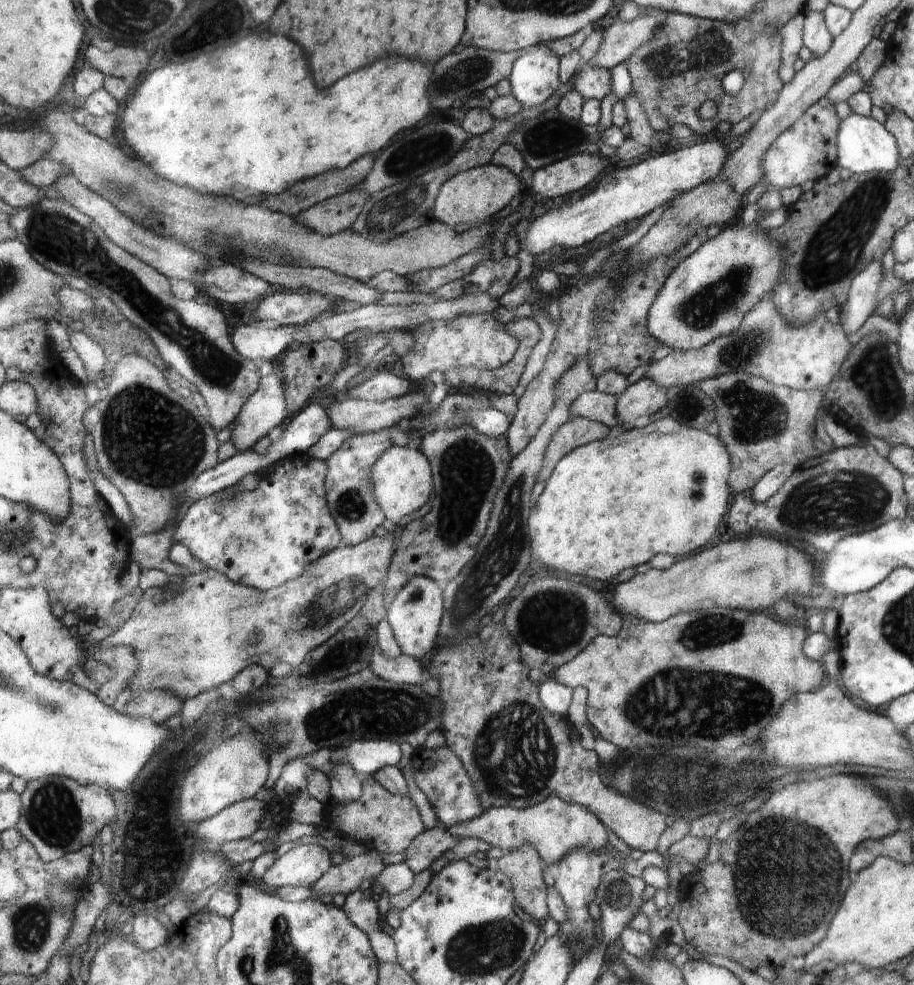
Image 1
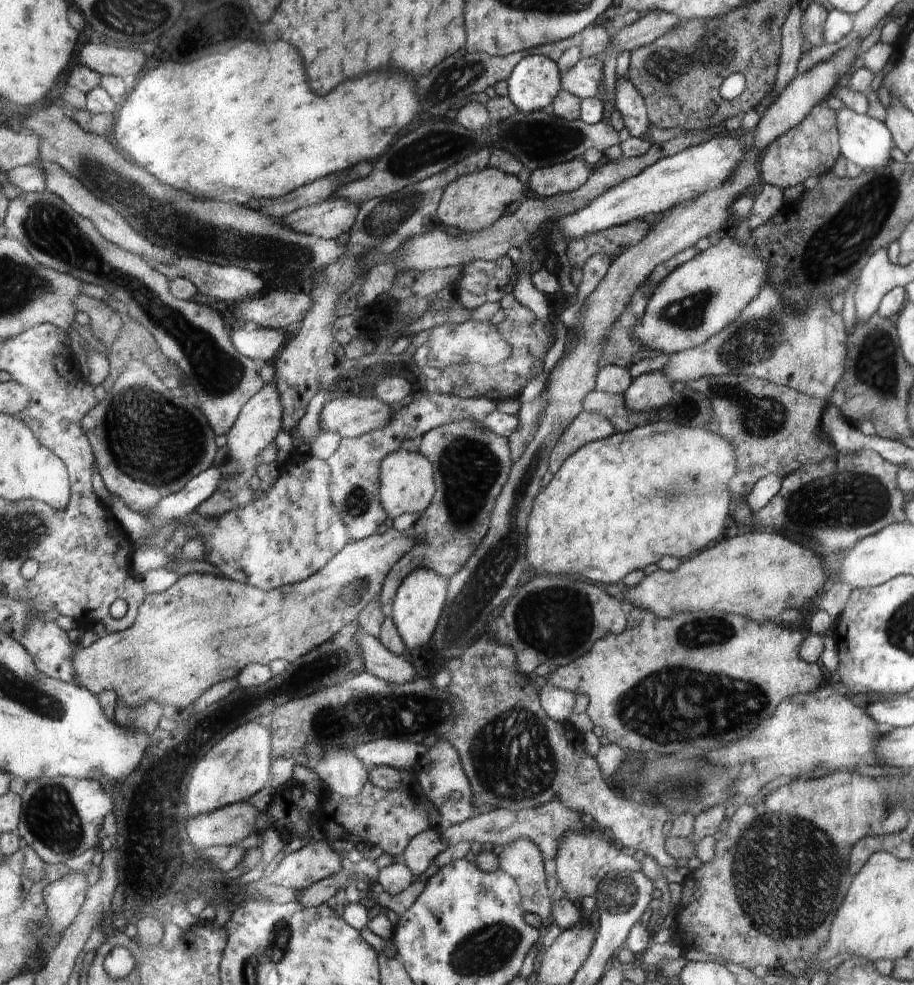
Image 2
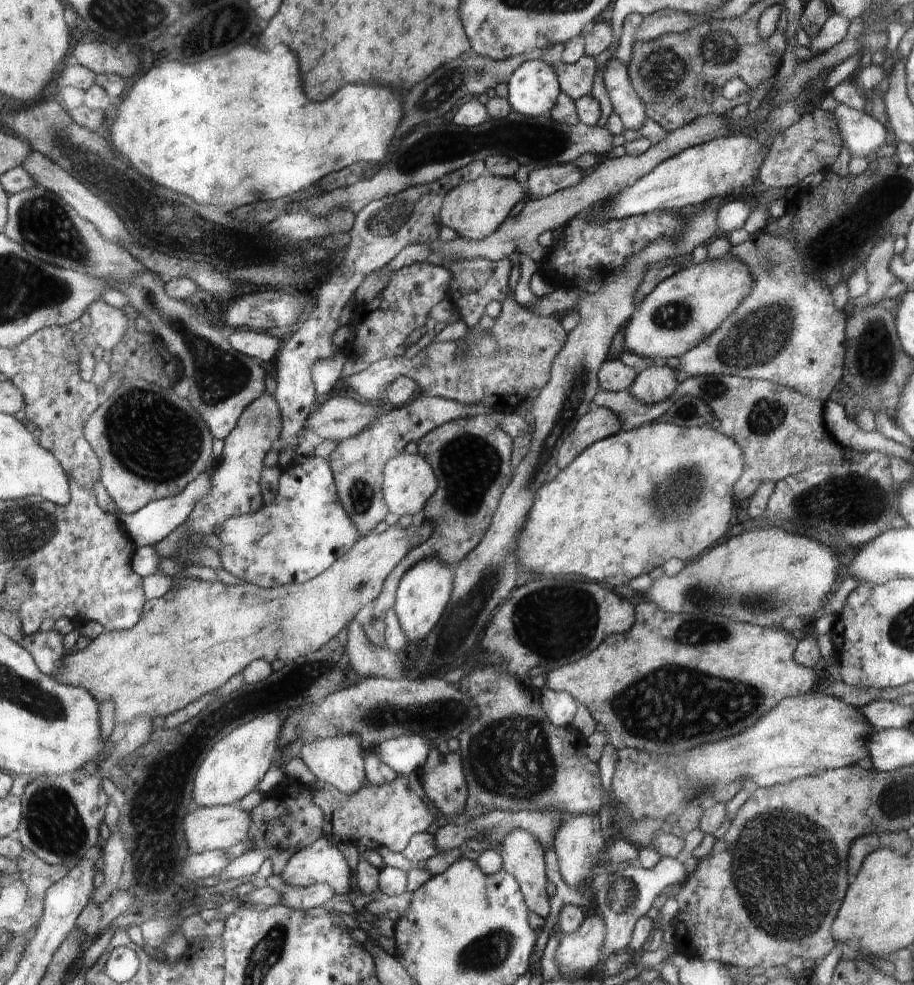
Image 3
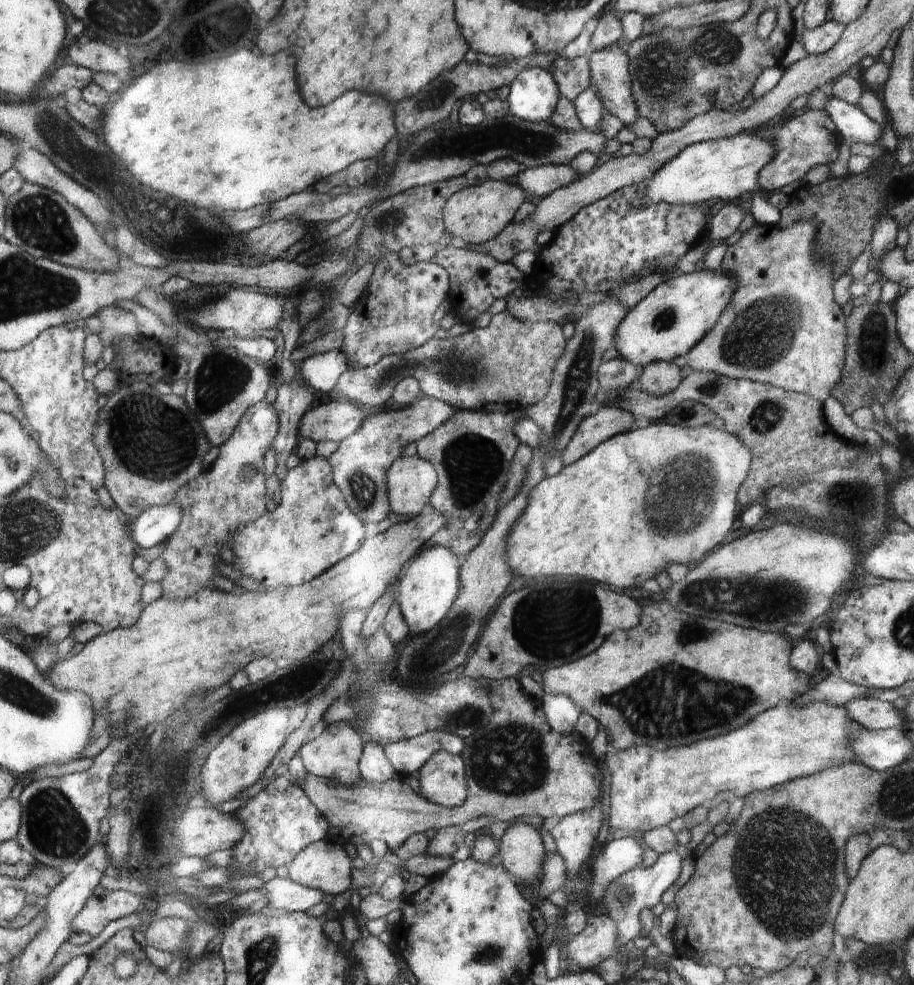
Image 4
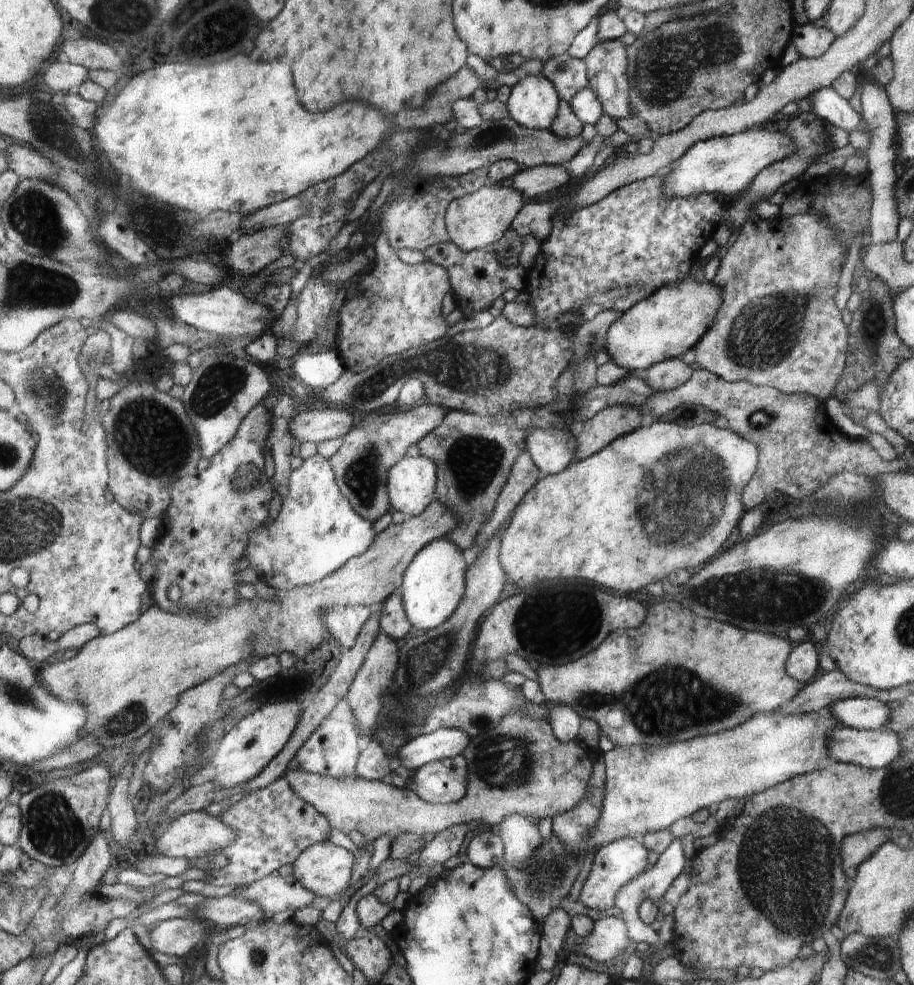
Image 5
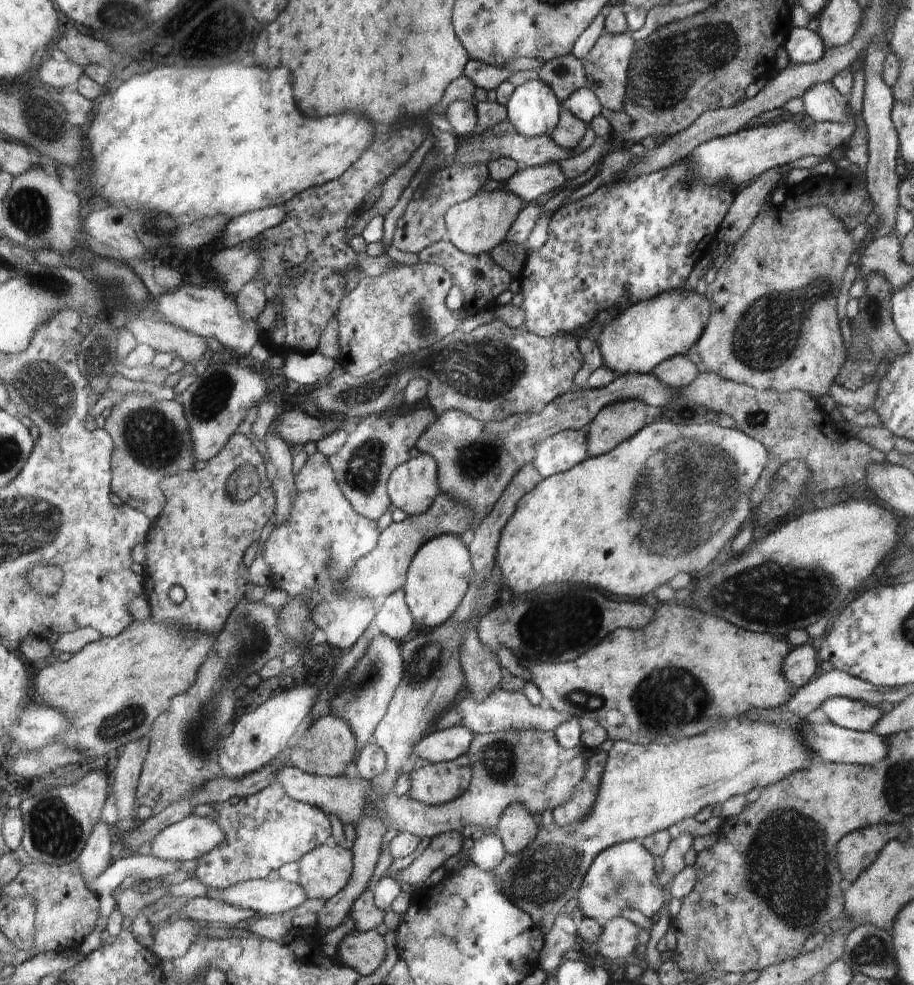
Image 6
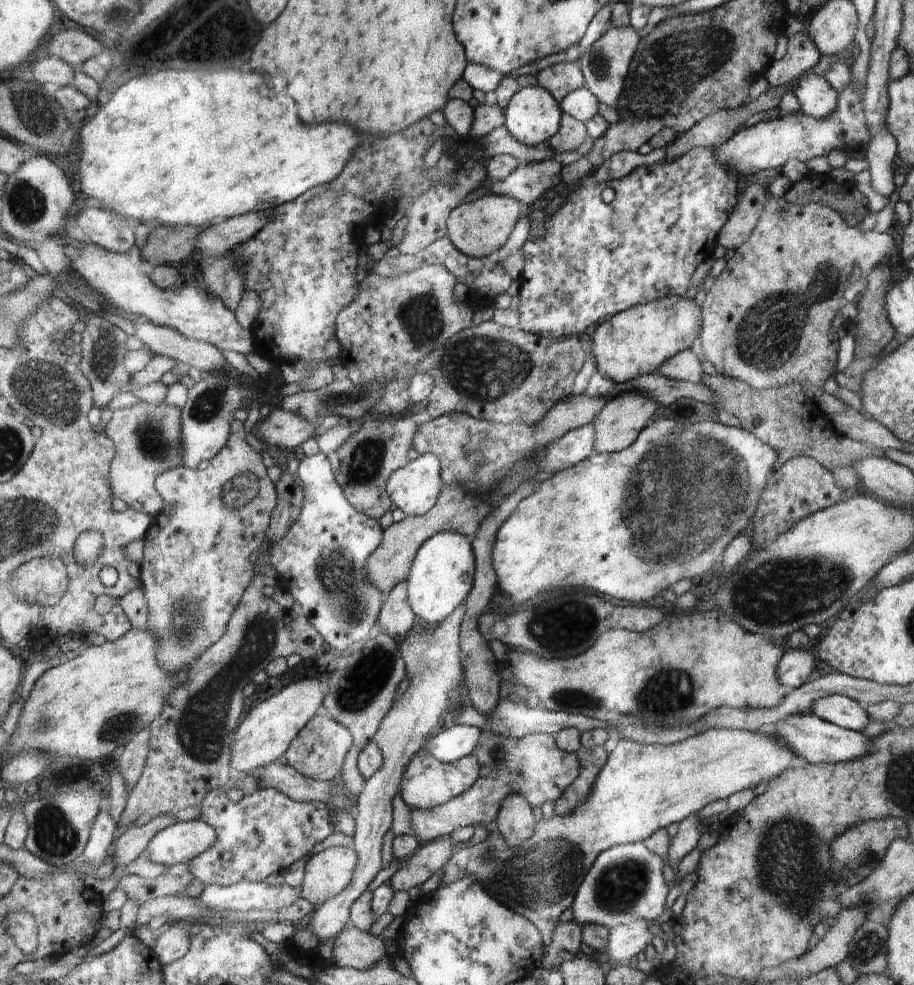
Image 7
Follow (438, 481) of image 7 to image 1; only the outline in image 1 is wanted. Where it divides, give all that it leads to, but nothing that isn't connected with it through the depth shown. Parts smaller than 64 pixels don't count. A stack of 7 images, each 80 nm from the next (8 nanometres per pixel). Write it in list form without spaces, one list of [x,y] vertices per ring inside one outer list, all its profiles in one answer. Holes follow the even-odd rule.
[[[392,446],[373,467],[373,482],[375,484],[375,497],[381,509],[386,513],[386,518],[394,524],[399,524],[400,519],[406,514],[422,508],[432,492],[432,464],[423,452],[410,447]]]

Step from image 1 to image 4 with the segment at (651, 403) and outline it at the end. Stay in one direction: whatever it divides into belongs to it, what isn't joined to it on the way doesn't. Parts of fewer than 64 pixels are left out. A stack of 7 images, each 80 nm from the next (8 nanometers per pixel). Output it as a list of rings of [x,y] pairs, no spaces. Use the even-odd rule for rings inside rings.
[[[656,361],[646,365],[643,369],[644,371],[635,385],[651,395],[662,396],[672,393],[682,382],[681,368],[672,361]]]

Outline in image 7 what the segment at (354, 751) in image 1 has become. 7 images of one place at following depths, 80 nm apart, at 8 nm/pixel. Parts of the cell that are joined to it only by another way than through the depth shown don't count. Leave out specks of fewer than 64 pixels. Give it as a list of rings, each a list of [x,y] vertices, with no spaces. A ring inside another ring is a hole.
[[[448,724],[443,732],[430,738],[424,749],[443,763],[453,763],[473,754],[473,750],[481,744],[482,735],[480,729],[470,725]]]

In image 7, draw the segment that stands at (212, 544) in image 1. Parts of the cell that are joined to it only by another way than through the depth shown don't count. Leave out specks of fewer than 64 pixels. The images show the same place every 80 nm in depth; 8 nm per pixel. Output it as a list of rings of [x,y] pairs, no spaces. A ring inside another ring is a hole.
[[[322,451],[300,461],[297,473],[303,482],[303,503],[299,517],[279,544],[270,550],[268,558],[271,566],[281,574],[282,581],[287,582],[283,588],[302,606],[304,615],[323,640],[338,650],[354,648],[368,638],[370,628],[380,618],[382,591],[369,579],[366,564],[367,559],[381,546],[382,528],[378,519],[358,511],[346,500],[334,478],[329,459]]]

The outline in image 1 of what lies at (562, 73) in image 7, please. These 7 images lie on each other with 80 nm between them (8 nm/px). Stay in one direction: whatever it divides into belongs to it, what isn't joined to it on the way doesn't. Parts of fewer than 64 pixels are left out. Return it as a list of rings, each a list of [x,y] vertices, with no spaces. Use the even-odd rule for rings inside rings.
[[[582,62],[572,78],[574,90],[585,99],[601,101],[611,92],[611,74],[608,69]]]

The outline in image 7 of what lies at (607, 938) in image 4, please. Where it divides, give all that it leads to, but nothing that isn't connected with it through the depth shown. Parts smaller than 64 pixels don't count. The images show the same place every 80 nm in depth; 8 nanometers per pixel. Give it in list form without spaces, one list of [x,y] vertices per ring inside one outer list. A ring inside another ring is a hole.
[[[634,919],[634,922],[626,923],[626,926],[611,927],[604,952],[615,958],[616,963],[626,965],[635,960],[637,954],[644,951],[654,938],[650,931],[650,921]]]

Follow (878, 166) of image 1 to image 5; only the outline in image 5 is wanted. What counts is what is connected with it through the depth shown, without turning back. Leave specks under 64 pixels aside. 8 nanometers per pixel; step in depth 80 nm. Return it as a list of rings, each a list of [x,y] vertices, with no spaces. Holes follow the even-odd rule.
[[[834,87],[818,89],[811,95],[811,111],[830,124],[852,132],[862,124],[862,117],[852,109],[849,100],[842,98]]]

